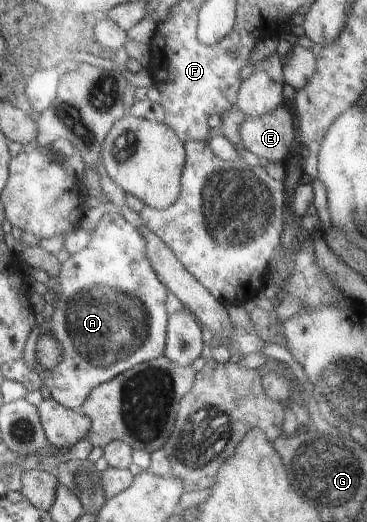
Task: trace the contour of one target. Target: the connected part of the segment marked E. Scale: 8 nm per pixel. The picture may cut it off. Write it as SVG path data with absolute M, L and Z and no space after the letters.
M274 108L258 118L248 118L240 126L242 144L263 163L286 163L294 153L295 124L288 110Z

